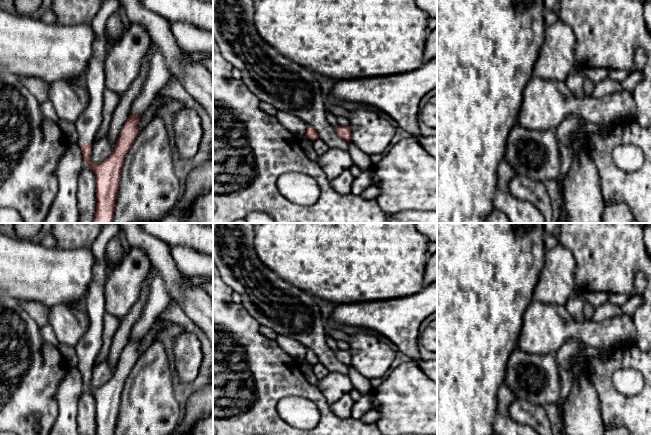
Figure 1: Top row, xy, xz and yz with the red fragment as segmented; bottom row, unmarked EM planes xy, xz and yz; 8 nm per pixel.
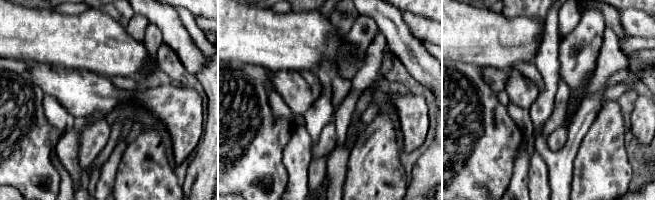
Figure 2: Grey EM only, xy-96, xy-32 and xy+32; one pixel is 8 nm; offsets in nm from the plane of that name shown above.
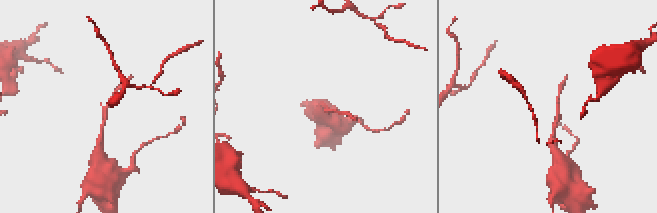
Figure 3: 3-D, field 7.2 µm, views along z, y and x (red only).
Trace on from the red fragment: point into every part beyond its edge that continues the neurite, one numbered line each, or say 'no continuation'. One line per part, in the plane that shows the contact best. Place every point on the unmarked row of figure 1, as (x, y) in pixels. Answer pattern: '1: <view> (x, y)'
1: xy (87, 349)

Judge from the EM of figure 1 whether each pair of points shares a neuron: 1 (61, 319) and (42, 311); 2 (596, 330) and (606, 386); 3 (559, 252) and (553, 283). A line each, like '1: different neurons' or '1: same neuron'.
1: different neurons
2: different neurons
3: same neuron

